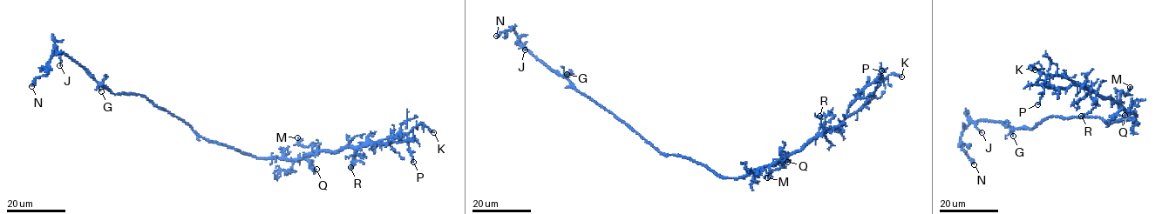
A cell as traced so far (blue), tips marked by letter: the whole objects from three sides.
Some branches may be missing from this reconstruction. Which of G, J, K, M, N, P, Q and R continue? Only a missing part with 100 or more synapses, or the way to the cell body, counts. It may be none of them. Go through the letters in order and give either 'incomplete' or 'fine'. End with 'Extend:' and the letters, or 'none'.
G: fine
J: fine
K: incomplete
M: fine
N: fine
P: fine
Q: fine
R: fine
Extend: K

